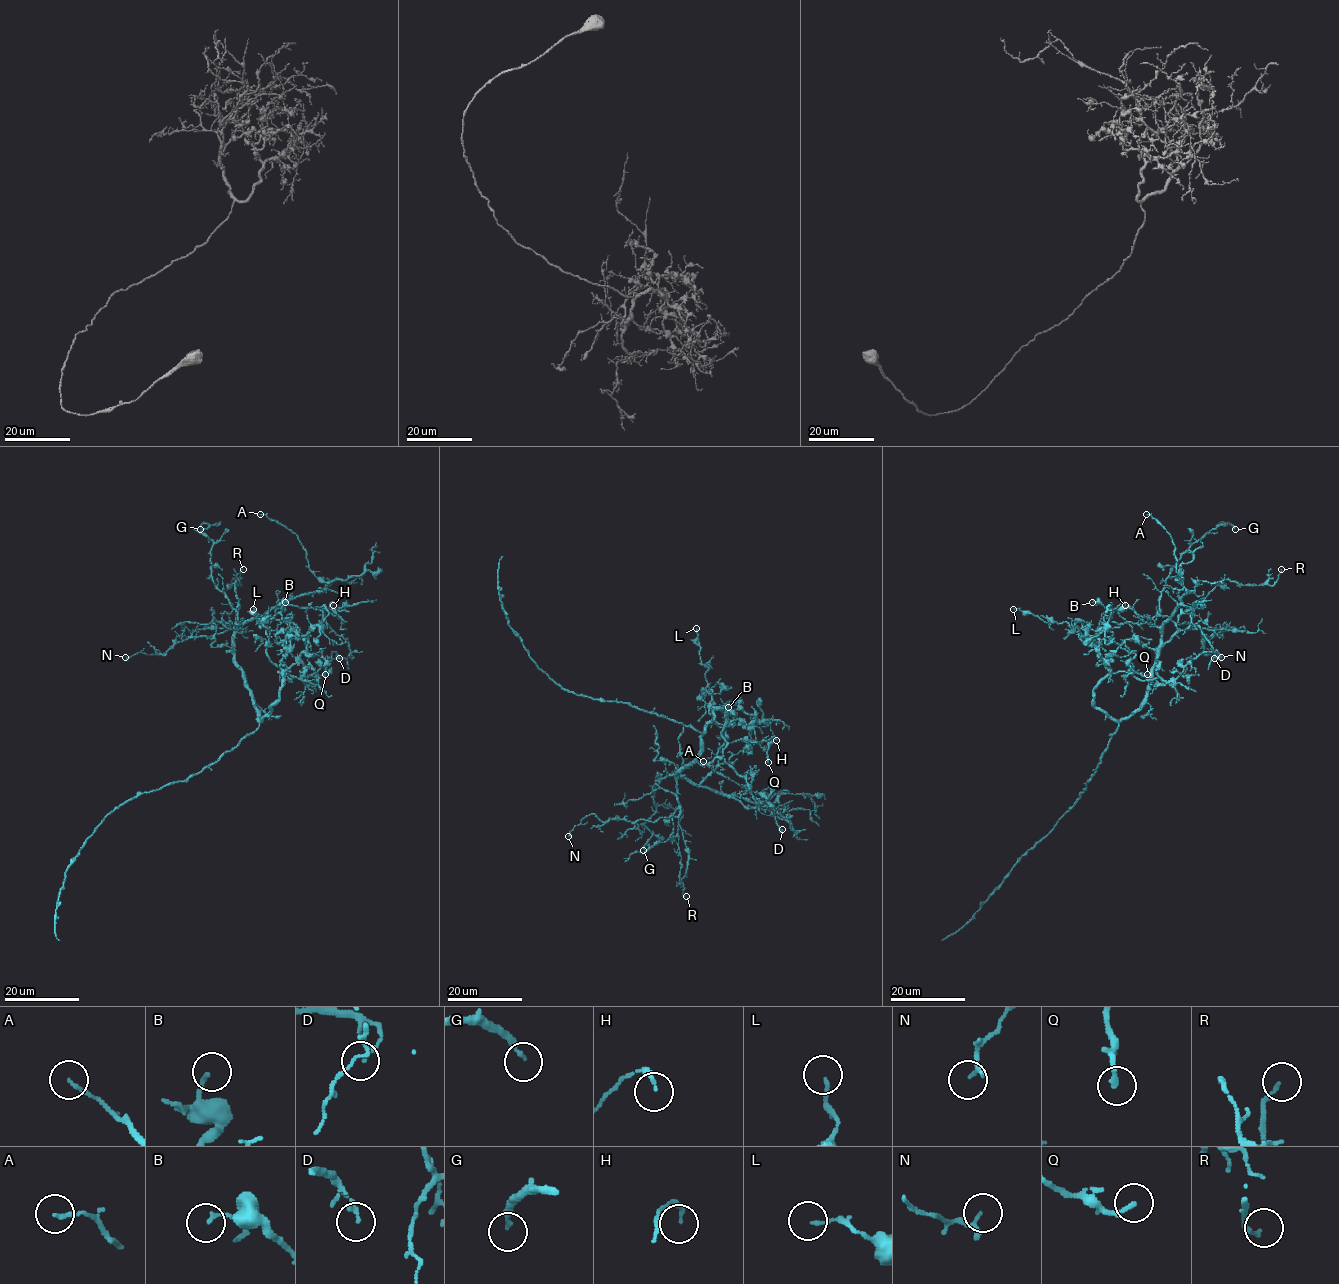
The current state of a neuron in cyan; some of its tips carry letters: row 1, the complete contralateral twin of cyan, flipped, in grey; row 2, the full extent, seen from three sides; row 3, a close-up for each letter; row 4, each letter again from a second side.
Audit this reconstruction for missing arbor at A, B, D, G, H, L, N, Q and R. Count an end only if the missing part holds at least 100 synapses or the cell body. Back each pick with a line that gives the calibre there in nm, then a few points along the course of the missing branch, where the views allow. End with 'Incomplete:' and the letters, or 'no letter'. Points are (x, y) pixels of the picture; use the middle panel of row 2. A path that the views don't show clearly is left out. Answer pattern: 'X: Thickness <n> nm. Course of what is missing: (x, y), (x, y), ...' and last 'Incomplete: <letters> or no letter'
Incomplete: no letter

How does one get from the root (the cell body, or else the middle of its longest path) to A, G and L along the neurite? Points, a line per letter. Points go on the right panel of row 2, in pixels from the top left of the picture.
A: (1112, 736), (1143, 701), (1151, 668), (1158, 661), (1161, 628), (1189, 592), (1179, 582), (1171, 536), (1146, 514)
G: (1112, 736), (1139, 707), (1158, 661), (1161, 630), (1155, 619), (1170, 570), (1212, 529), (1223, 523), (1235, 529)
L: (1112, 736), (1118, 723), (1094, 705), (1094, 689), (1109, 673), (1098, 648), (1066, 622), (1045, 622), (1013, 609)

